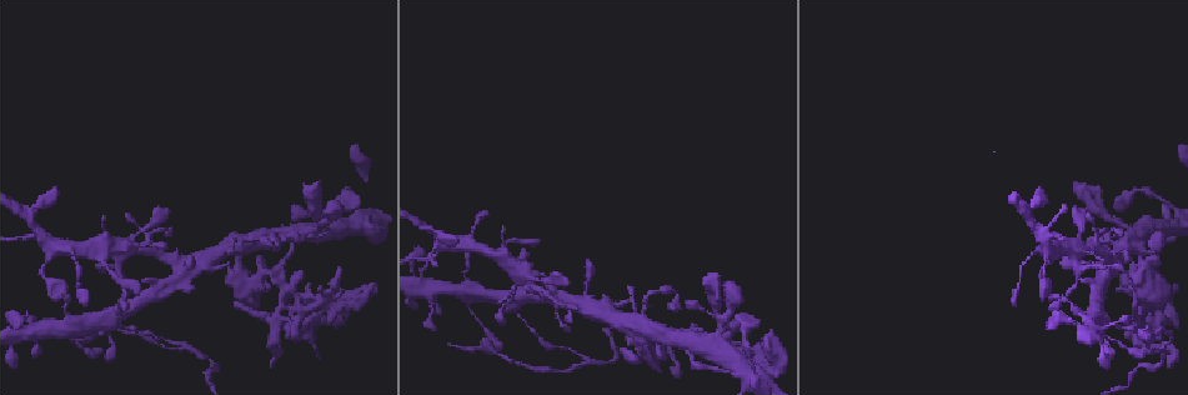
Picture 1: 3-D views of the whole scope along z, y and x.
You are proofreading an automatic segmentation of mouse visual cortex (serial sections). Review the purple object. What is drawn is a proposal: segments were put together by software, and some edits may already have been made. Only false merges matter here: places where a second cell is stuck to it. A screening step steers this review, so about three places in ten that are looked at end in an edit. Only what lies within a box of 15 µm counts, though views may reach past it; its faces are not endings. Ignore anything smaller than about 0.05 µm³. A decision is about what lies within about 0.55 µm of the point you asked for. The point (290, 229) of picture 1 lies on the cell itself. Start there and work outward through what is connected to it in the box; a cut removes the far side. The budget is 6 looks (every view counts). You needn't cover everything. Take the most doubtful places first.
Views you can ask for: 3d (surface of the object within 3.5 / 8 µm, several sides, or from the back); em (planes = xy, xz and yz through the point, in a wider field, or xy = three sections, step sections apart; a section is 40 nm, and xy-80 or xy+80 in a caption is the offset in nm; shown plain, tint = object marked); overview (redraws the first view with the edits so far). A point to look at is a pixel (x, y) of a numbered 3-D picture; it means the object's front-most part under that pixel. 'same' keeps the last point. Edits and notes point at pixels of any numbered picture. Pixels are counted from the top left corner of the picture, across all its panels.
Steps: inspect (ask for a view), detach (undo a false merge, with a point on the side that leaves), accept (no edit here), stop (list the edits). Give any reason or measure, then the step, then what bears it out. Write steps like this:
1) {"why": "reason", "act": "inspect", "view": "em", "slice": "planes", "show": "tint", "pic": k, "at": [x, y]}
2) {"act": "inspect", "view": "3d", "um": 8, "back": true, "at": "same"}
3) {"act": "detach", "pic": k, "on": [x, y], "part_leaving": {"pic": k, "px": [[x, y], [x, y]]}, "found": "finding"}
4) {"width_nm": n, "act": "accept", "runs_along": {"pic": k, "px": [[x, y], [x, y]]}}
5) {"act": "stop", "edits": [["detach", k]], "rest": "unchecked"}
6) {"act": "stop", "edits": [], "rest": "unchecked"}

{"why": "abrupt turn", "act": "inspect", "view": "3d", "um": 3.5, "back": true, "pic": 1, "at": [1122, 221]}

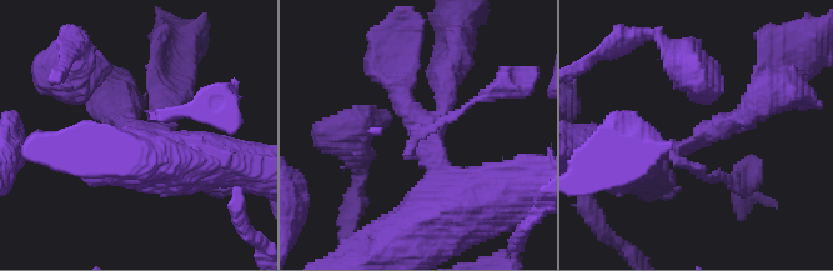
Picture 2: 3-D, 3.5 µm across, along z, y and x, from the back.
{"arms": 4, "arm_widths_nm": [100, 300, 300, 350], "act": "inspect", "view": "em", "slice": "xy", "step": 2, "show": "tint", "pic": 2, "at": [701, 133]}

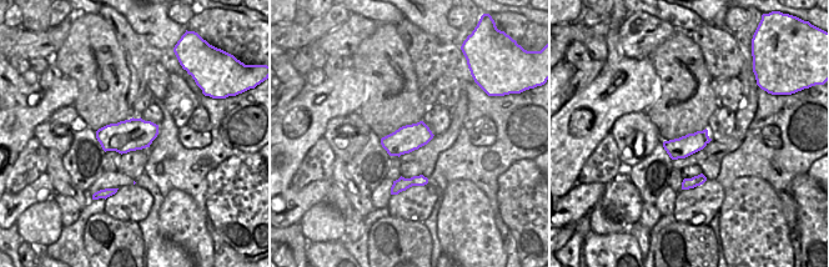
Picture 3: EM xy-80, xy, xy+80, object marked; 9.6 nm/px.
{"width_nm": 260, "act": "accept", "runs_along": {"pic": 2, "px": [[623, 162], [690, 146], [767, 101]]}, "found": "one cell here"}

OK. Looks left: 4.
{"why": "thin arm on a thick one", "act": "inspect", "view": "3d", "um": 3.5, "pic": 1, "at": [180, 267]}

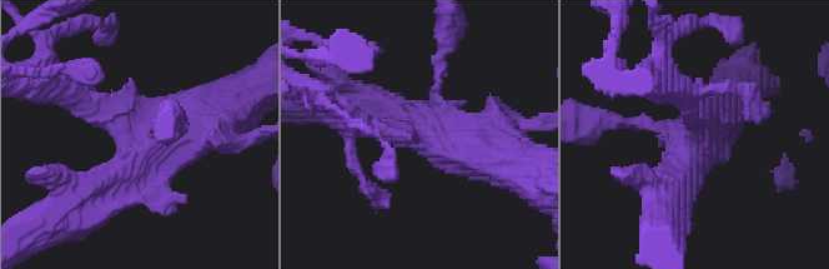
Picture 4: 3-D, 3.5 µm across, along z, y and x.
{"act": "inspect", "view": "em", "slice": "xy", "step": 2, "show": "tint", "pic": 4, "at": [426, 138]}

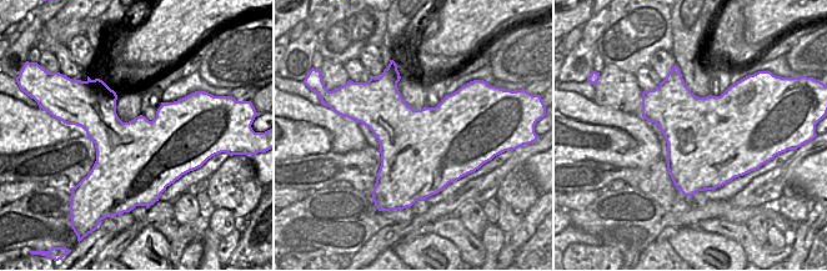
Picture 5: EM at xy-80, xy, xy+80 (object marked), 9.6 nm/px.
{"act": "accept", "found": "continuous, no second cell"}

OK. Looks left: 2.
{"why": "narrows sharply", "act": "inspect", "view": "3d", "um": 3.5, "pic": 1, "at": [529, 323]}

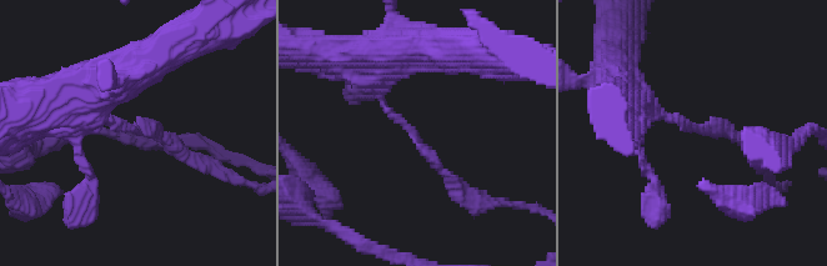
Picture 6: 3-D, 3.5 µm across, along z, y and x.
{"arm_widths_nm": [150, 200], "why": "now the EM", "act": "inspect", "view": "em", "slice": "planes", "show": "tint", "pic": 6, "at": [137, 130]}

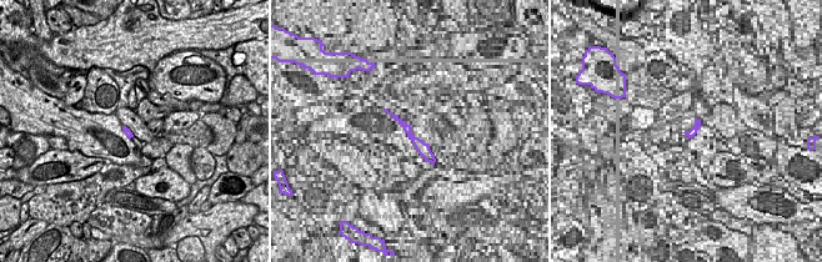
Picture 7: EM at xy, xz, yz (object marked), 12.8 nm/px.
{"width_nm": 90, "act": "detach", "pic": 6, "on": [738, 136], "part_leaving": {"pic": 6, "px": [[707, 126], [732, 130], [767, 169]]}, "found": "a second cell is stuck on"}

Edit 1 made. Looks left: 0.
{"act": "stop", "edits": [["detach", 6]], "rest": "unchecked"}

